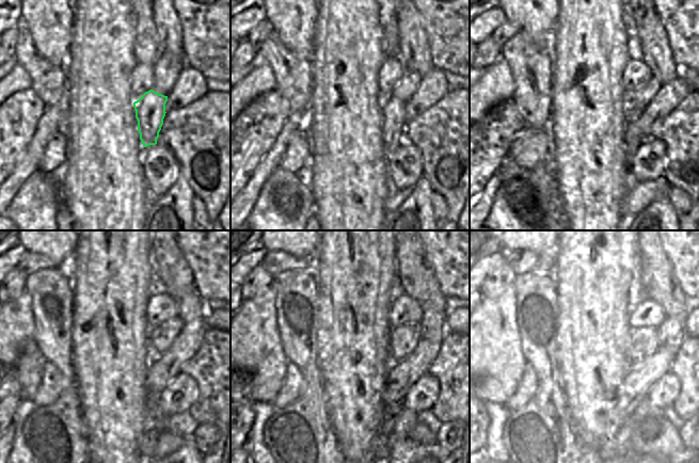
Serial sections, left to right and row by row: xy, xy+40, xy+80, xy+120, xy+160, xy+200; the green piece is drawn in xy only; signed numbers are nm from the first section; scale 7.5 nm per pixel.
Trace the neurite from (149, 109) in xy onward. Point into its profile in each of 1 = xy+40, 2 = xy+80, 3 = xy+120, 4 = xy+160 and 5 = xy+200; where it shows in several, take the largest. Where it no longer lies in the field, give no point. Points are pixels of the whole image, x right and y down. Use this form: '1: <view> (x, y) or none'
1: xy+40 (393, 128)
2: xy+80 (632, 142)
3: xy+120 (153, 417)
4: xy+160 (390, 412)
5: xy+200 (622, 437)

